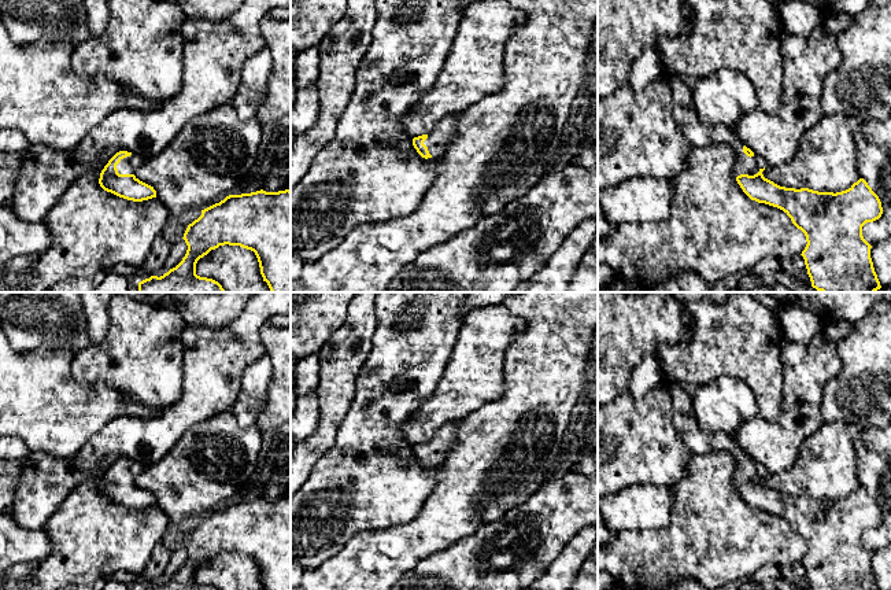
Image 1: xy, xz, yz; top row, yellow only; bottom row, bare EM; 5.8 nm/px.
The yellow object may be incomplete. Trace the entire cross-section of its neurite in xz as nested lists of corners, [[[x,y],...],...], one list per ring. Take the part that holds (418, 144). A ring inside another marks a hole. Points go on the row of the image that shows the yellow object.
[[[451,114],[443,118],[429,134],[422,134],[413,139],[413,145],[417,152],[428,159],[436,156],[454,137],[456,130],[456,115]]]

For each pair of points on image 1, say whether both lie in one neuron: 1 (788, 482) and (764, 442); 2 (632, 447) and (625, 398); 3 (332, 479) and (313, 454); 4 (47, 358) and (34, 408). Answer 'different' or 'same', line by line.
1: different
2: same
3: different
4: same

